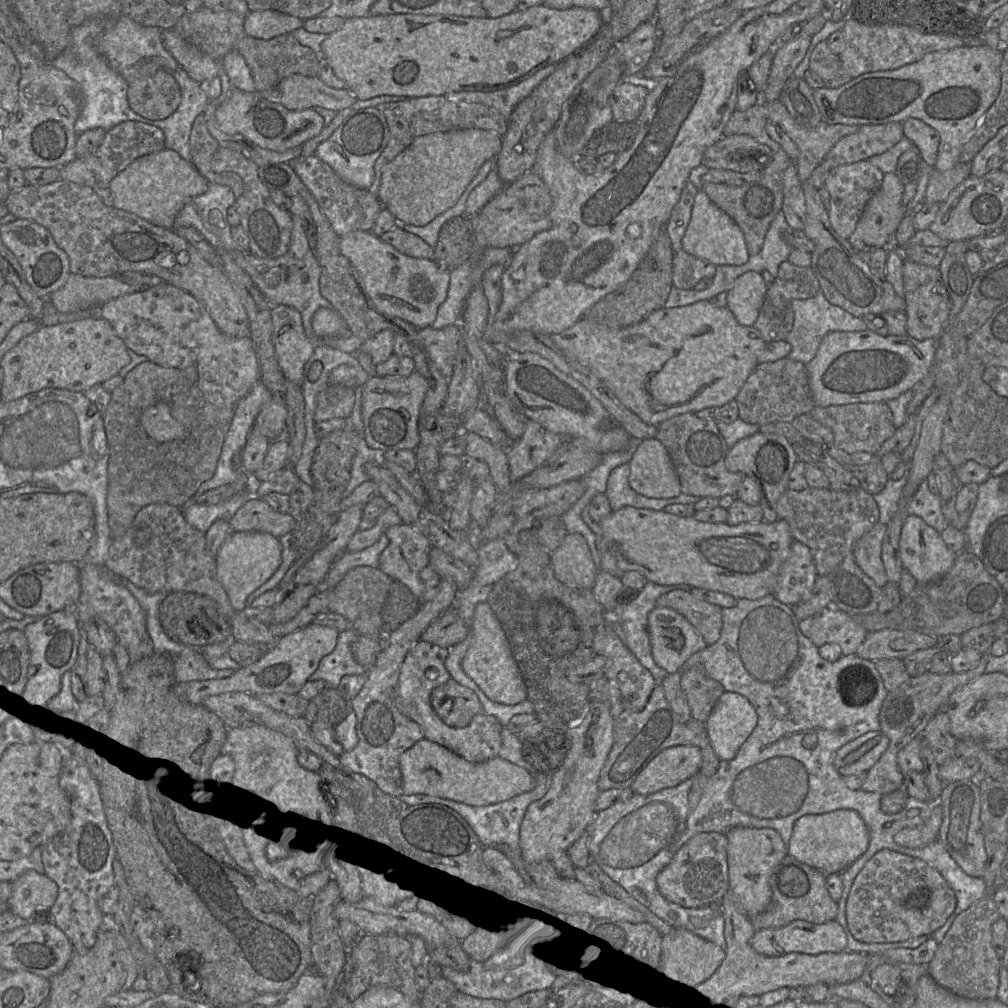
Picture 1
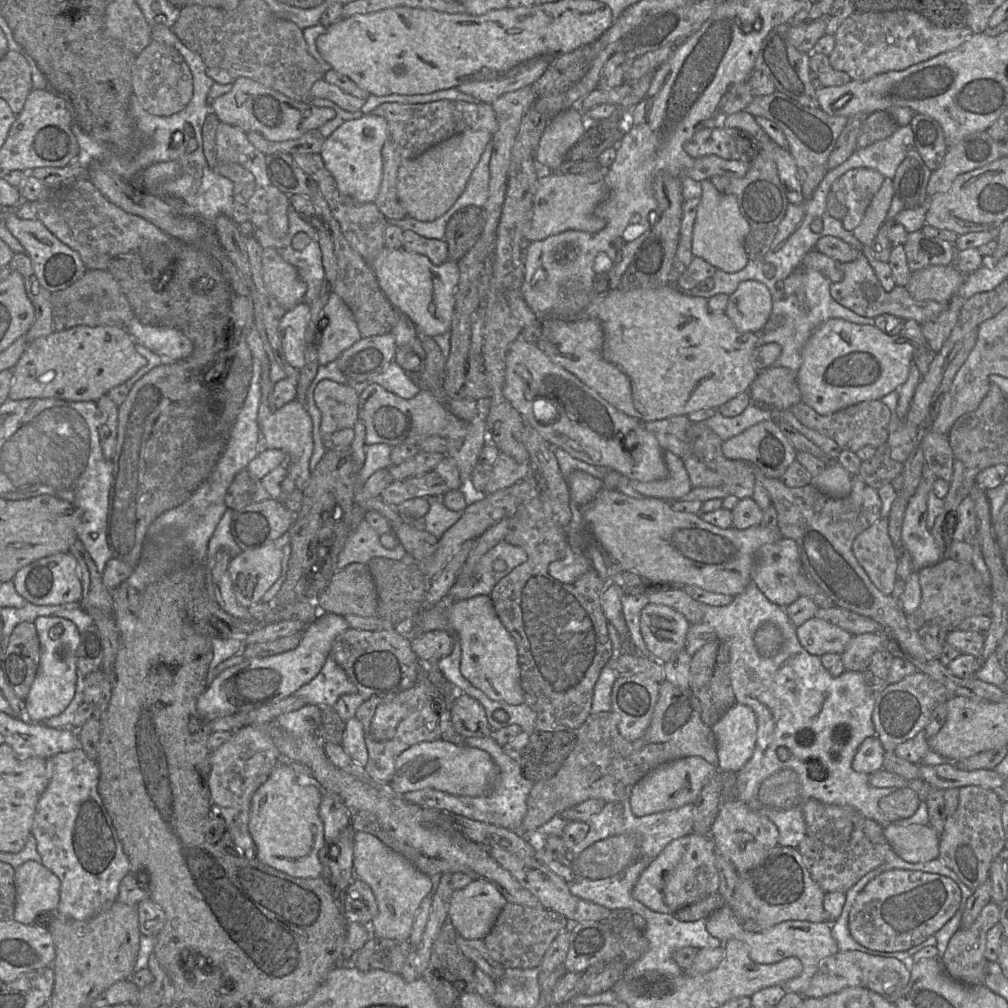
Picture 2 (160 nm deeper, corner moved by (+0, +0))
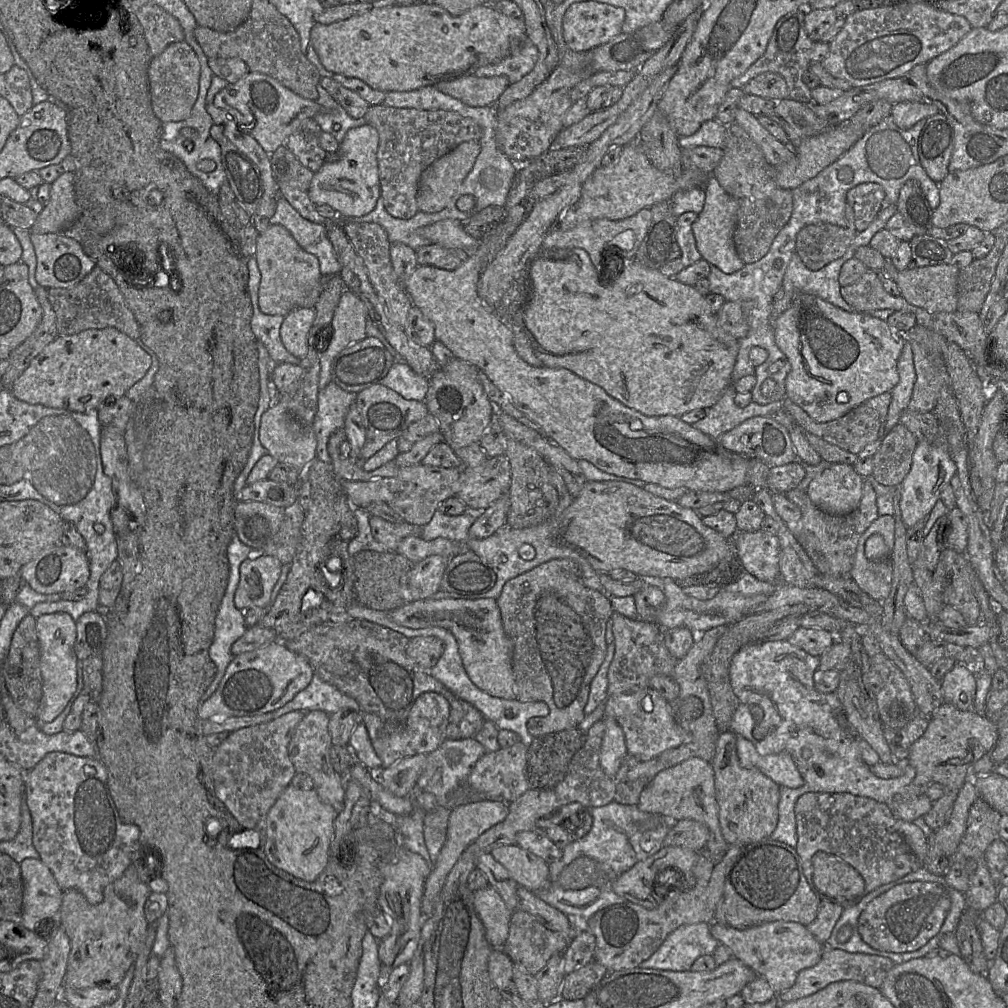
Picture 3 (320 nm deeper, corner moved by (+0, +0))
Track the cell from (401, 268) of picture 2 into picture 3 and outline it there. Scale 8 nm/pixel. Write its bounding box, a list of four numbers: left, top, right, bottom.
[403,222,750,492]

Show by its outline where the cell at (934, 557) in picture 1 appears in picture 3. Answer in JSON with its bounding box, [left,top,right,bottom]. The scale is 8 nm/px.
[900,442,956,528]

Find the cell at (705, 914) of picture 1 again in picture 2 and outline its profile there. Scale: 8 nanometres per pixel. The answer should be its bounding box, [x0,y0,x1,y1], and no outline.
[623,912,724,980]

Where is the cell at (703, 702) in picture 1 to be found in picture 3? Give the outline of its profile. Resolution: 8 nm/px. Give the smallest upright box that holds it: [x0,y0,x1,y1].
[702,604,811,733]

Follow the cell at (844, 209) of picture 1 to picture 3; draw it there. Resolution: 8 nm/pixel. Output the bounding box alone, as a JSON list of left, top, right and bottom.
[846,183,885,232]

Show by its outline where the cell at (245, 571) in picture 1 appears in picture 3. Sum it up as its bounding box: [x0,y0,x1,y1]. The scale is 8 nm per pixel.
[235,553,282,608]

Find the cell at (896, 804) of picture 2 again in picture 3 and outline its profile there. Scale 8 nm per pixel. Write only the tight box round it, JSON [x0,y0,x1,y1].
[892,702,998,830]

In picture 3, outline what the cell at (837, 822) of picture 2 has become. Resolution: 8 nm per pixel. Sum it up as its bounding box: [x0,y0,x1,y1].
[795,792,923,909]

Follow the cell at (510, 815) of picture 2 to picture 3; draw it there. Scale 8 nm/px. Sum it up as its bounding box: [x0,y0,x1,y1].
[416,737,488,810]

